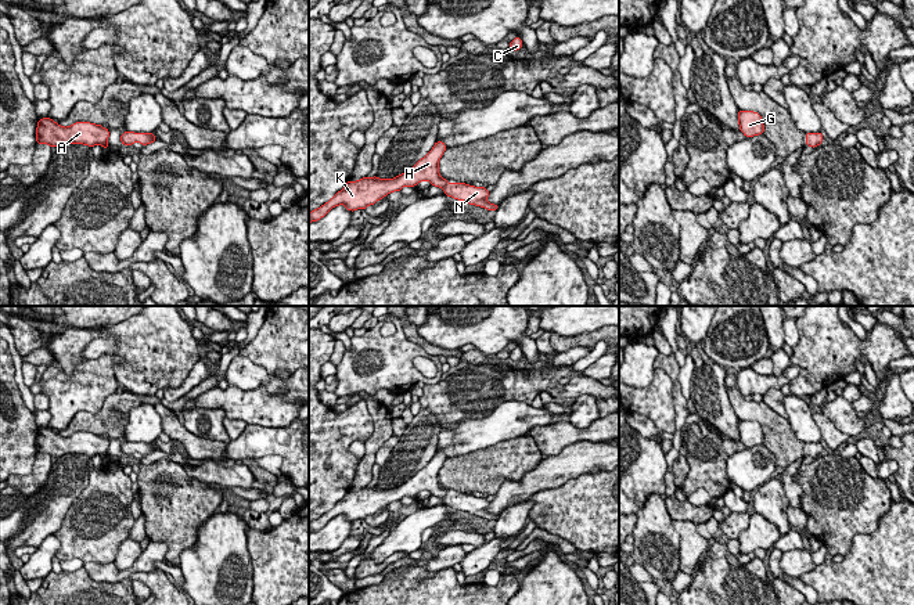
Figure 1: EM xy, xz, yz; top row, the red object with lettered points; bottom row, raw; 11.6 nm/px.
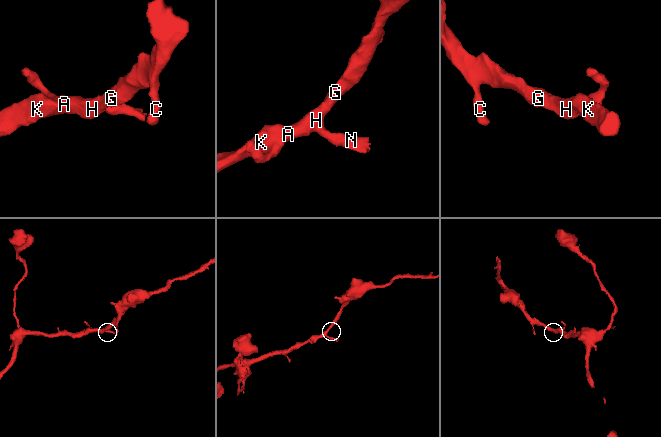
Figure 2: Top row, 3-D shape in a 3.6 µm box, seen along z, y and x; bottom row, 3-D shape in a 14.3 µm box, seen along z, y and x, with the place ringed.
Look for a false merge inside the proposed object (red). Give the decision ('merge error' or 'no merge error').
no merge error

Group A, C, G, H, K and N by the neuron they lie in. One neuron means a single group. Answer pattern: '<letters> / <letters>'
A C G H K N

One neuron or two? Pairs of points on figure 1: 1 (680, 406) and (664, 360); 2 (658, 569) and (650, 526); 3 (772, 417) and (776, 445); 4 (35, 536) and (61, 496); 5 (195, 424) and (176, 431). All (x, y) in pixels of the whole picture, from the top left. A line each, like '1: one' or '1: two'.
1: one
2: one
3: one
4: one
5: two

